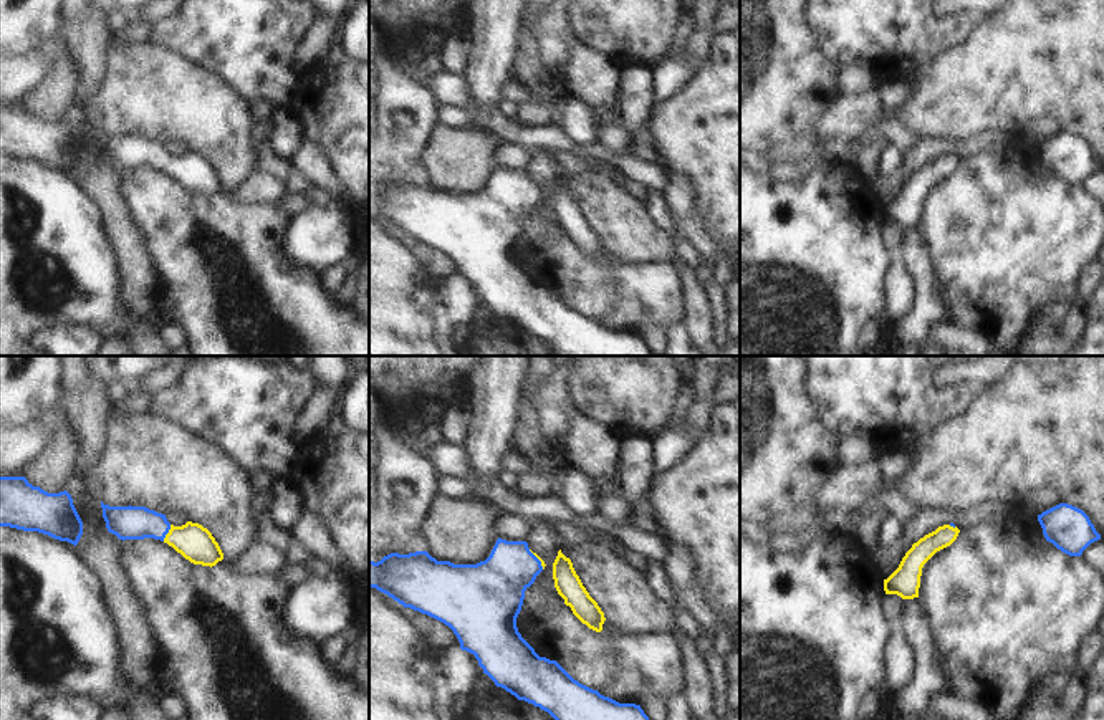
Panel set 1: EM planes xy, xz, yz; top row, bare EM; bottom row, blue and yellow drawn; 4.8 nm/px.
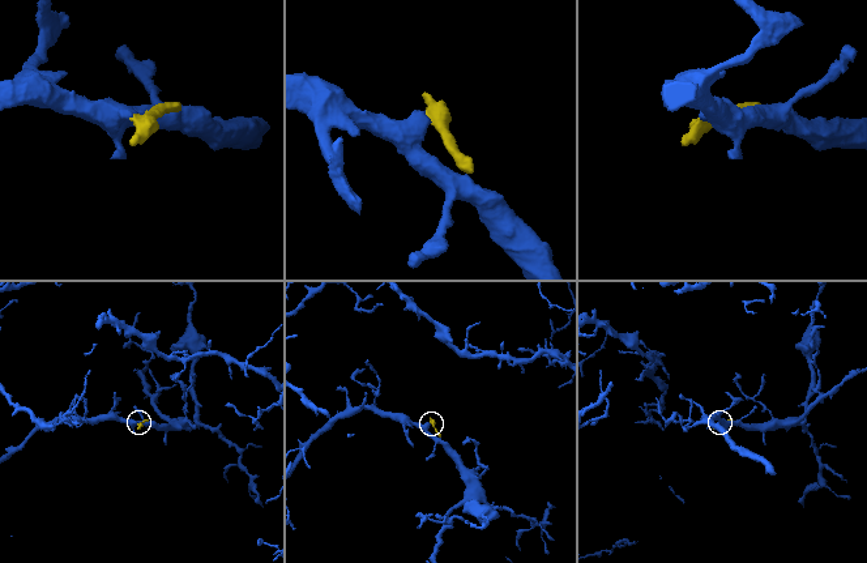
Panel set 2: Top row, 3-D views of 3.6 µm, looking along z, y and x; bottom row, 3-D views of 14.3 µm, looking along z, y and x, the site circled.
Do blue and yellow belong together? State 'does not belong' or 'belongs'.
belongs

